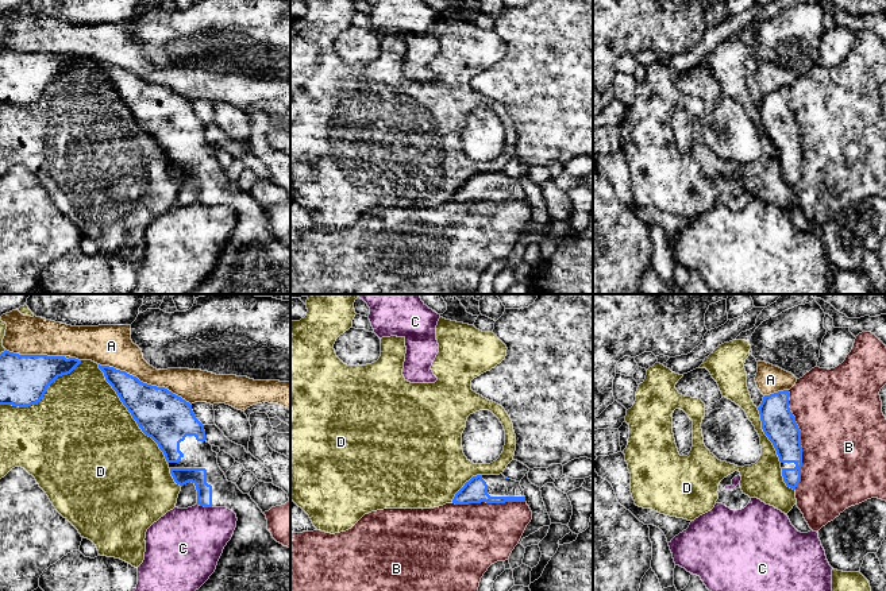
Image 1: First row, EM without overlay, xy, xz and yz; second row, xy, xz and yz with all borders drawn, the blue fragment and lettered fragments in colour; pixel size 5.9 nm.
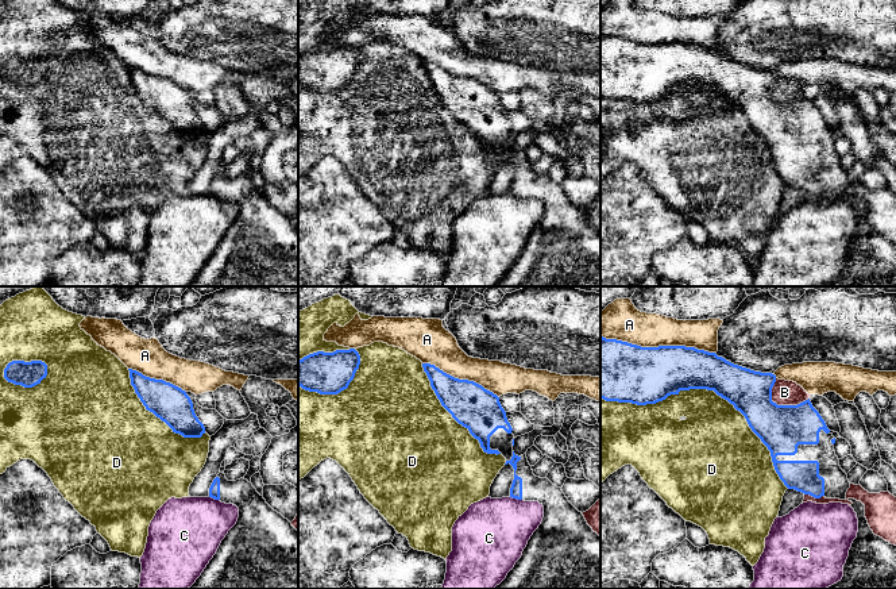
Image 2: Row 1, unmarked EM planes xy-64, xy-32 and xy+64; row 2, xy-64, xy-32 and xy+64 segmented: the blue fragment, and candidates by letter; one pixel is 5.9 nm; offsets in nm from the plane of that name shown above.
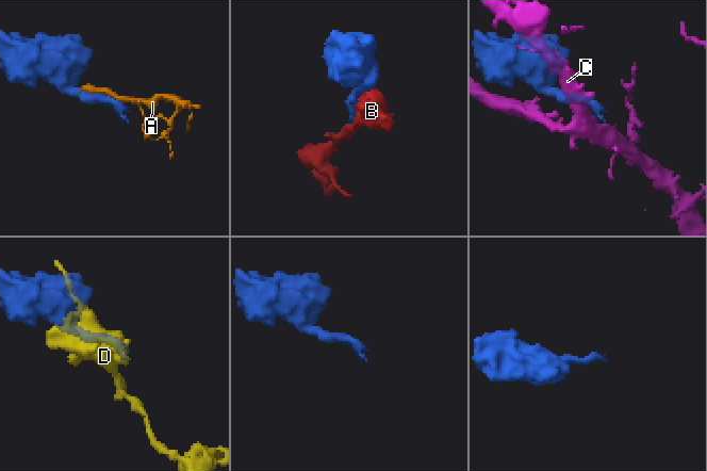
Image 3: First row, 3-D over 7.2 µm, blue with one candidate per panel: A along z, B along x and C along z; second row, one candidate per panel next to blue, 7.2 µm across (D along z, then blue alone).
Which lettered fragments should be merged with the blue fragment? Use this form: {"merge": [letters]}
{"merge": []}

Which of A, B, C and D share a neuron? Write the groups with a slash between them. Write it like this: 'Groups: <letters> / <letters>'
Groups: A / B / C / D

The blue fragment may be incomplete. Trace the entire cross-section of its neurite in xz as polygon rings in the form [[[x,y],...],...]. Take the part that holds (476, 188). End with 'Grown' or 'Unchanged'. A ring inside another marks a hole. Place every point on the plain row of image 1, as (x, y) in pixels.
[[[477,173],[473,174],[455,192],[452,201],[505,201],[505,200],[525,200],[524,189],[520,179],[506,177],[500,173]]]. Grown

